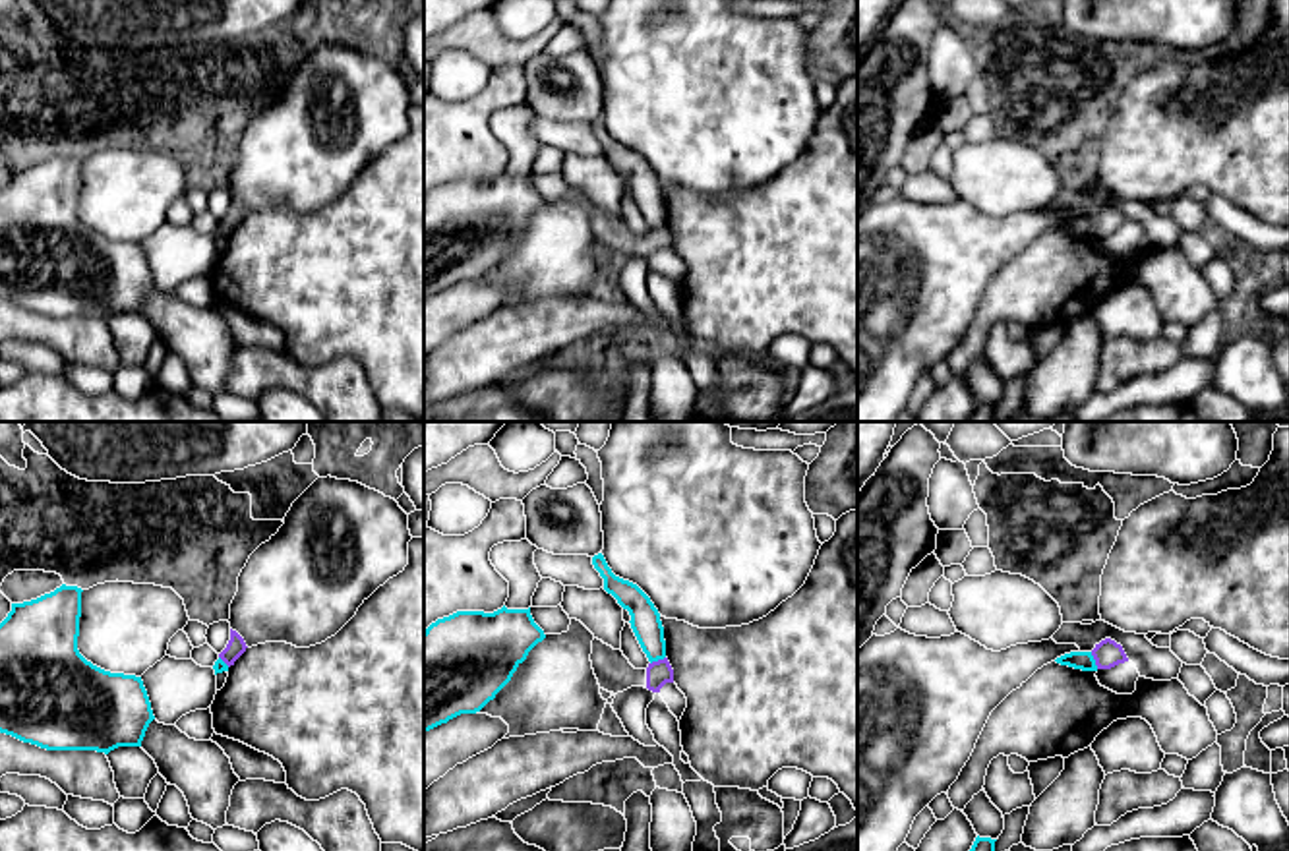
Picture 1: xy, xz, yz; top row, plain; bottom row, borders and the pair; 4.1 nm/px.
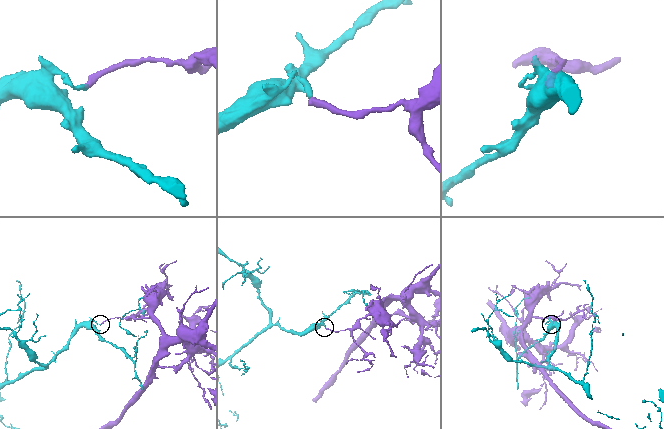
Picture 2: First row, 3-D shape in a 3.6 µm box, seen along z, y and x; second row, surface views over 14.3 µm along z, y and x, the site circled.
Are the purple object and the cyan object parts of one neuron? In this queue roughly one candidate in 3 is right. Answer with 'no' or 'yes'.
no

